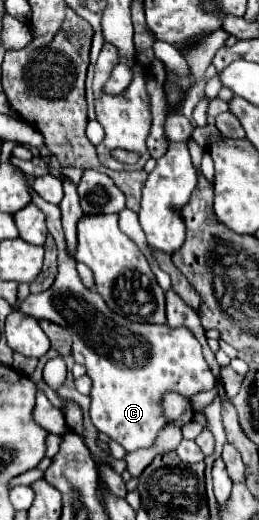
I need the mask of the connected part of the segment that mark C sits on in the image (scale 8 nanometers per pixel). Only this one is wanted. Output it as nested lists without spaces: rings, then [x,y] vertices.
[[[31,191],[33,203],[47,217],[47,229],[53,235],[59,251],[59,273],[51,289],[29,295],[19,311],[35,317],[47,319],[65,327],[73,339],[73,359],[85,365],[87,375],[93,383],[91,387],[91,407],[89,417],[99,433],[117,441],[125,451],[137,451],[153,447],[157,433],[167,425],[167,417],[161,407],[165,393],[175,391],[187,399],[195,393],[209,391],[215,385],[215,377],[209,371],[201,343],[185,327],[133,323],[125,317],[113,313],[103,297],[95,289],[87,289],[77,273],[75,257],[67,251],[65,235],[61,227],[61,211],[57,205],[43,201],[35,191]]]

